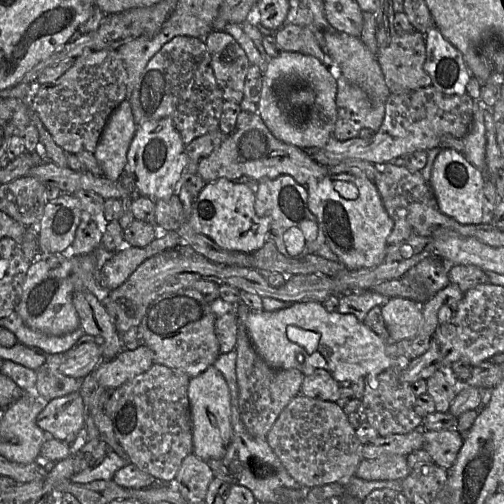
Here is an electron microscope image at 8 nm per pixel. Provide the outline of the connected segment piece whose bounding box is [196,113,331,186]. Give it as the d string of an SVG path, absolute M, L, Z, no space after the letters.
M258 113L253 114L249 123L243 128L225 136L219 148L198 163L196 173L206 182L220 178L237 181L242 177L265 181L281 175L290 175L304 186L310 181L331 175L325 167L316 163L309 152L278 140Z

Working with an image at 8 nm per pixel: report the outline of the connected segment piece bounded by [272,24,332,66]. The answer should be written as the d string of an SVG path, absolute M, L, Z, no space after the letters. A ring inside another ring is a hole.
M284 24L272 34L279 50L298 52L317 58L321 64L332 66L330 57L319 42L311 27L296 24Z

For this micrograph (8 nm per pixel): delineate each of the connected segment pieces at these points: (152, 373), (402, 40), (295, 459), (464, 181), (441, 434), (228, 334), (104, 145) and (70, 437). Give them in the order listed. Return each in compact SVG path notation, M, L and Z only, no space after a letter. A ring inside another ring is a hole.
M154 363L148 370L117 388L117 402L111 416L115 437L128 463L152 476L156 482L174 484L183 459L192 453L189 380L190 378L182 372Z
M413 31L395 34L389 44L381 48L377 61L391 94L400 94L431 85L423 66L426 59L424 35Z
M301 393L282 410L268 432L266 440L289 475L306 489L333 483L345 483L355 476L360 462L364 459L363 444L357 438L356 429L351 425L342 406L337 402L309 398Z
M443 149L433 164L429 184L437 205L443 214L453 218L463 225L478 225L483 223L491 223L491 219L493 217L494 206L490 204L485 197L485 182L486 178L484 173L470 163L462 153L456 150Z
M458 429L425 430L425 449L435 464L449 470L455 464L464 443L464 435Z
M218 298L210 303L210 307L216 317L215 331L219 341L220 353L234 351L239 330L236 306Z
M123 101L110 116L100 141L94 152L103 169L103 175L111 181L120 181L127 167L127 153L135 136L137 124L132 113L130 102Z
M78 392L50 400L37 417L37 425L48 437L71 444L75 441L78 433L84 427L84 403Z

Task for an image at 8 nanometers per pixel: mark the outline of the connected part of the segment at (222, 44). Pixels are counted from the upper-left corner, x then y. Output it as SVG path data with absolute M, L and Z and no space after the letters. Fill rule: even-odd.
M225 31L209 32L204 42L224 100L240 104L244 99L245 78L251 65L245 51L235 38Z

